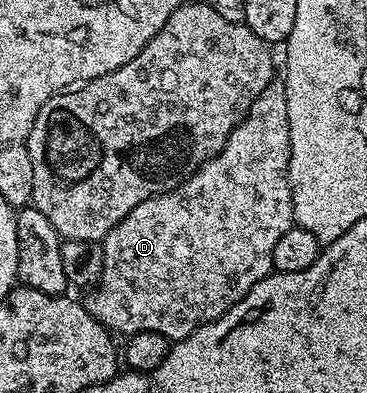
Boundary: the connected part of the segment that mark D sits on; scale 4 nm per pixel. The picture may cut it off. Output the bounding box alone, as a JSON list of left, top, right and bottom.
[87,80,294,340]

